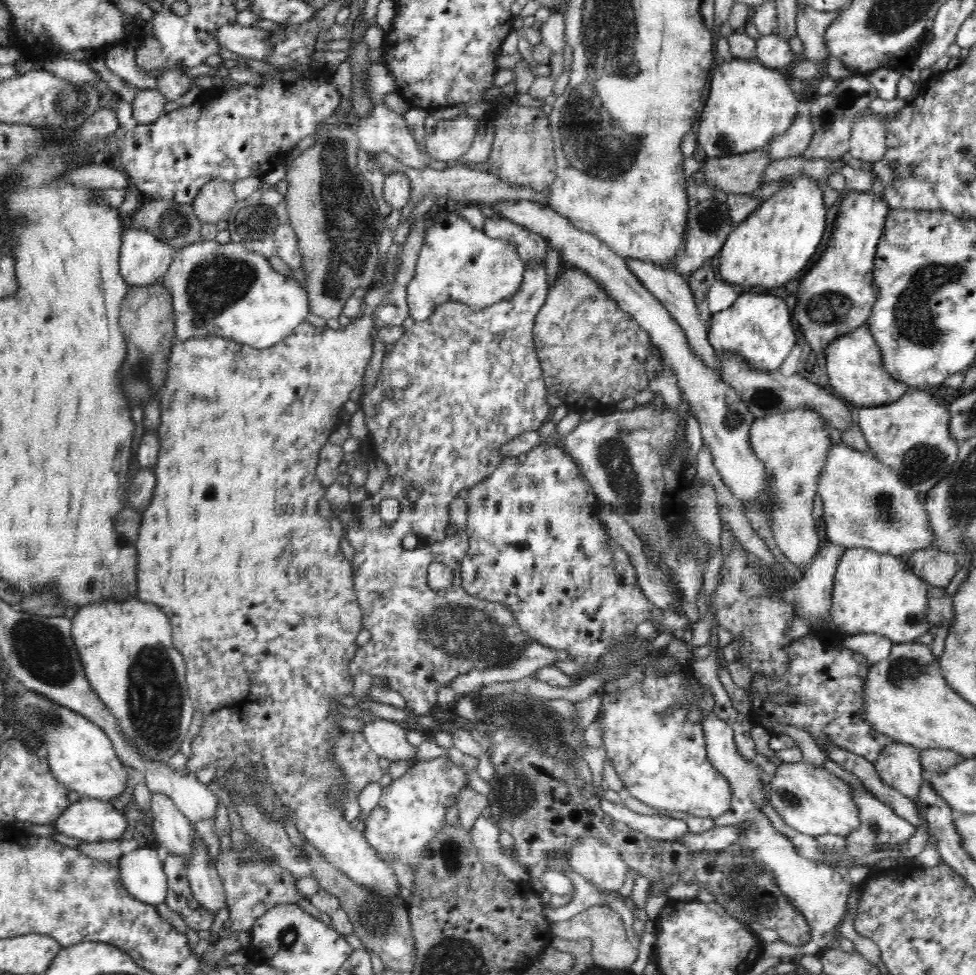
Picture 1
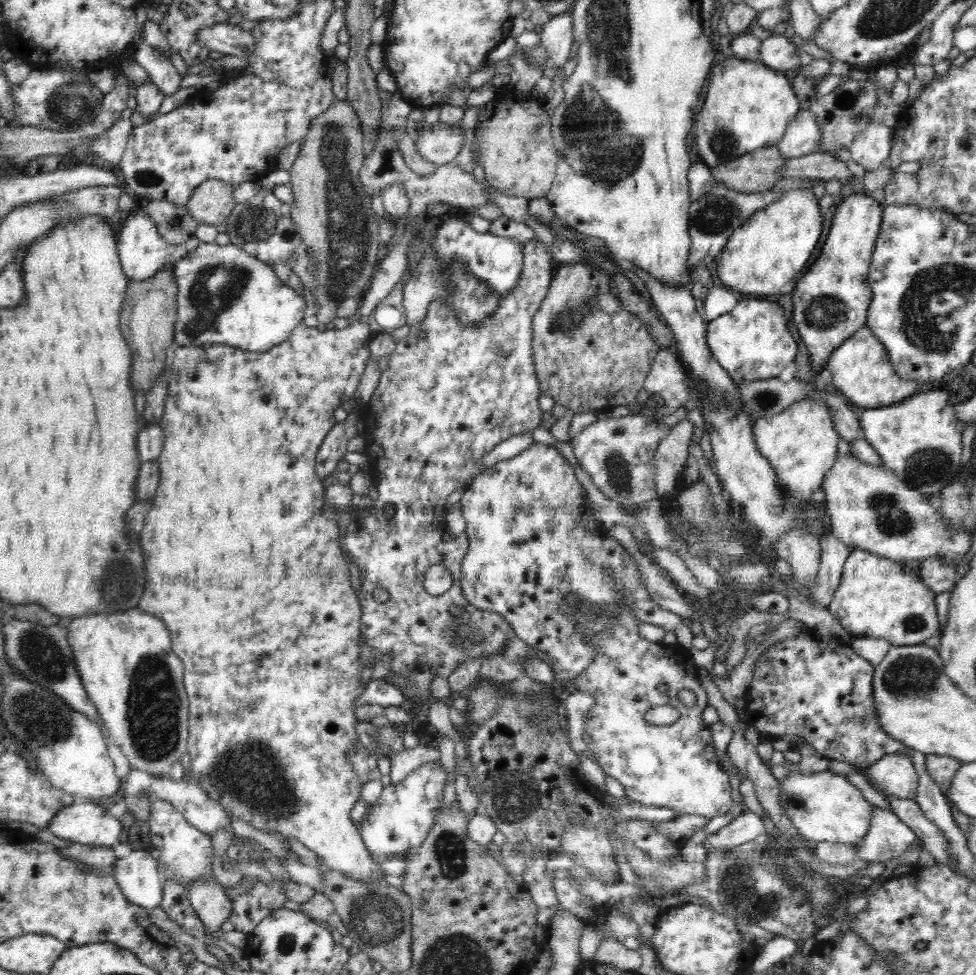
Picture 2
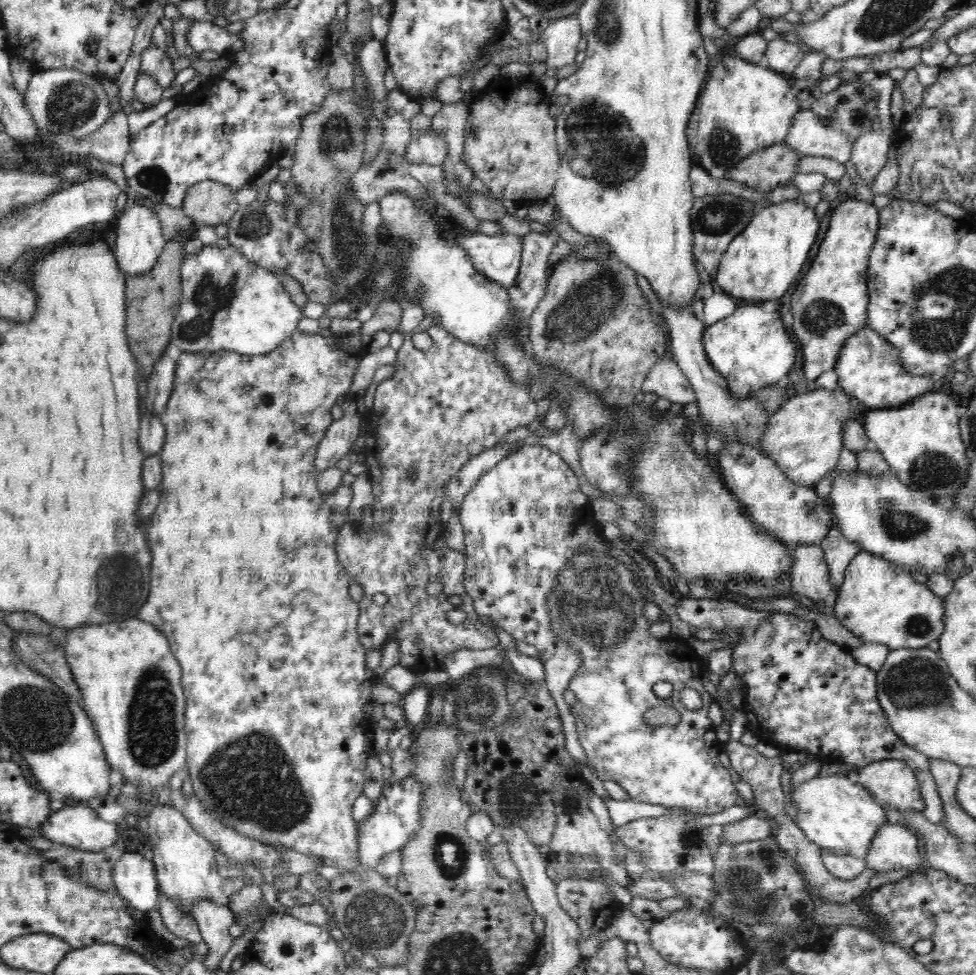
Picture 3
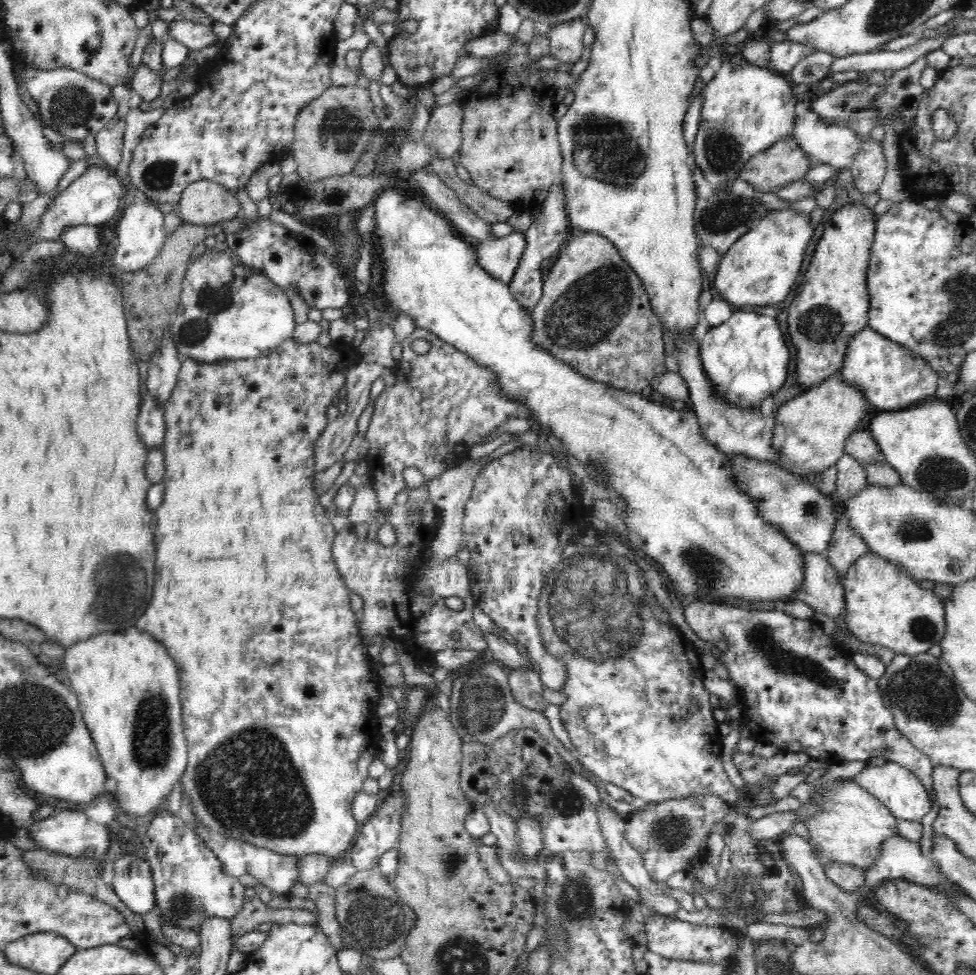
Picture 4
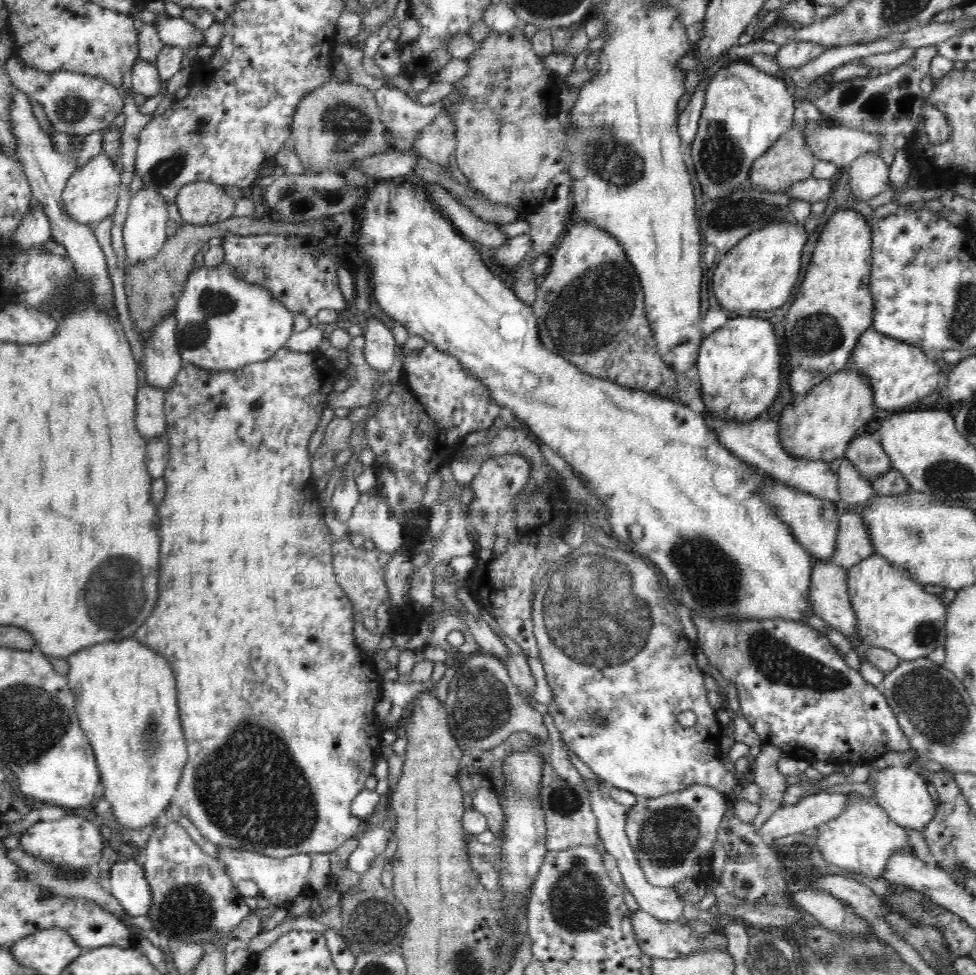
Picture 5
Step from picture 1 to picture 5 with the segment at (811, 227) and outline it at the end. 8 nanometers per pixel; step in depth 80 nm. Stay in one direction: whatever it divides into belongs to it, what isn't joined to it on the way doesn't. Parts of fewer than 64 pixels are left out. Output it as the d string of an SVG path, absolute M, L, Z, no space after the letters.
M800 221L795 222L772 222L764 226L762 230L753 231L733 246L725 254L718 257L712 277L712 292L720 307L730 311L733 315L746 316L748 312L766 312L776 310L790 300L792 290L800 276L800 258L804 244L808 240L808 233Z

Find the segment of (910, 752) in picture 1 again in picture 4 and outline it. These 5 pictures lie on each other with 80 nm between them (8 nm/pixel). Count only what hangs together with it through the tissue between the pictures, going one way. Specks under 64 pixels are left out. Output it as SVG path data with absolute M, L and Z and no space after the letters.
M887 762L881 767L867 764L864 769L855 776L855 782L868 793L882 802L896 819L908 822L921 822L922 818L931 811L931 799L922 782L910 770L896 762Z

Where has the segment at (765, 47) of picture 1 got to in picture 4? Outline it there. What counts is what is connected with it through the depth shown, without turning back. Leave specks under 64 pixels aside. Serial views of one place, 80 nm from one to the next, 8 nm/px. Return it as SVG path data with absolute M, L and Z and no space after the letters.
M788 40L774 42L769 51L769 68L787 76L804 57L812 54L815 48L804 43Z

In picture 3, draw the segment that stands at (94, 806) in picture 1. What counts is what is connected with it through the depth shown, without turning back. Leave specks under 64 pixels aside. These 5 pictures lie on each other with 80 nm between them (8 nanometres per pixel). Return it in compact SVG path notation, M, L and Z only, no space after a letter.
M64 806L53 812L40 826L40 832L53 844L88 852L104 852L115 845L118 832L116 822L102 821L89 806Z

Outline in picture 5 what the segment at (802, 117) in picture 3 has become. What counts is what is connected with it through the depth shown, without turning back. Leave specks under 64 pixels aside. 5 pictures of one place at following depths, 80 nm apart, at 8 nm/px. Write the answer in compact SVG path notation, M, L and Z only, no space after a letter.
M809 122L803 127L806 141L817 160L832 161L838 167L852 162L868 152L880 154L882 135L851 129L842 125L823 125L820 128Z

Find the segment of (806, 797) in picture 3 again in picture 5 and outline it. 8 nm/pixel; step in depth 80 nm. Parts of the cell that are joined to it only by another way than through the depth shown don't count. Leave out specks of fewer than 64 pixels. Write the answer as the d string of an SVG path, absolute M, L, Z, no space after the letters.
M850 793L849 800L851 802L842 815L817 826L816 845L826 862L842 870L858 872L866 878L878 880L884 874L890 856L912 848L908 834L904 827L892 822L884 809L869 804L862 794Z

